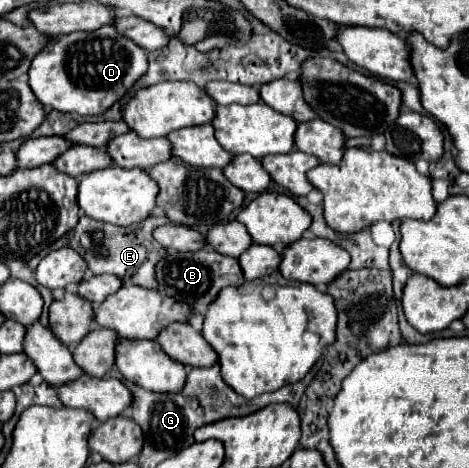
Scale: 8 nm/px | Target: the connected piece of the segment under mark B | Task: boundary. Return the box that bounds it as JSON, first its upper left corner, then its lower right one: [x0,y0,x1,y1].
[156,248,242,306]

